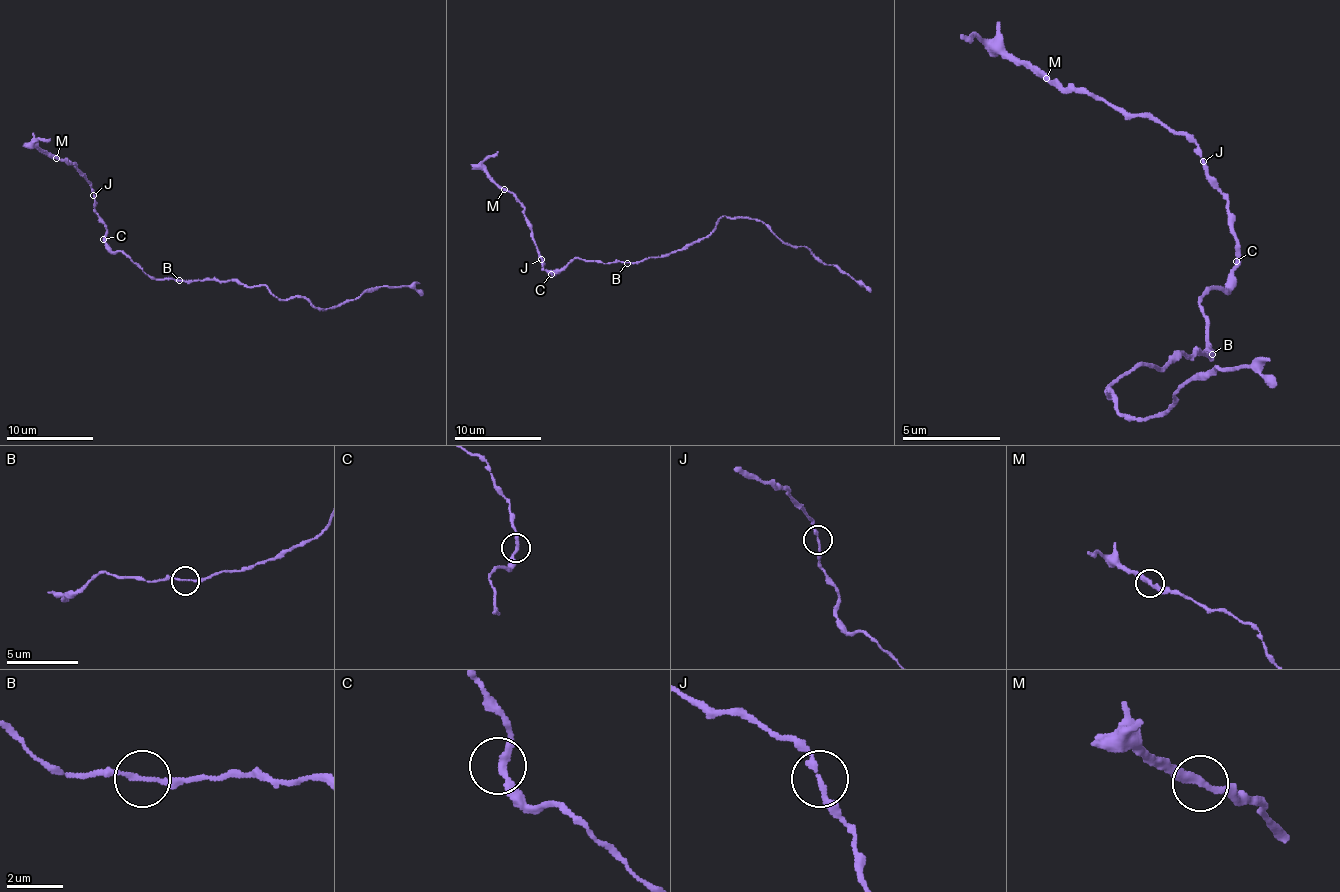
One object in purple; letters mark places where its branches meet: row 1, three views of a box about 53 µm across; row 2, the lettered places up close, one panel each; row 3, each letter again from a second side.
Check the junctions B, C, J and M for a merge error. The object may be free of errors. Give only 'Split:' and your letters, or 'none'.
Split: none

